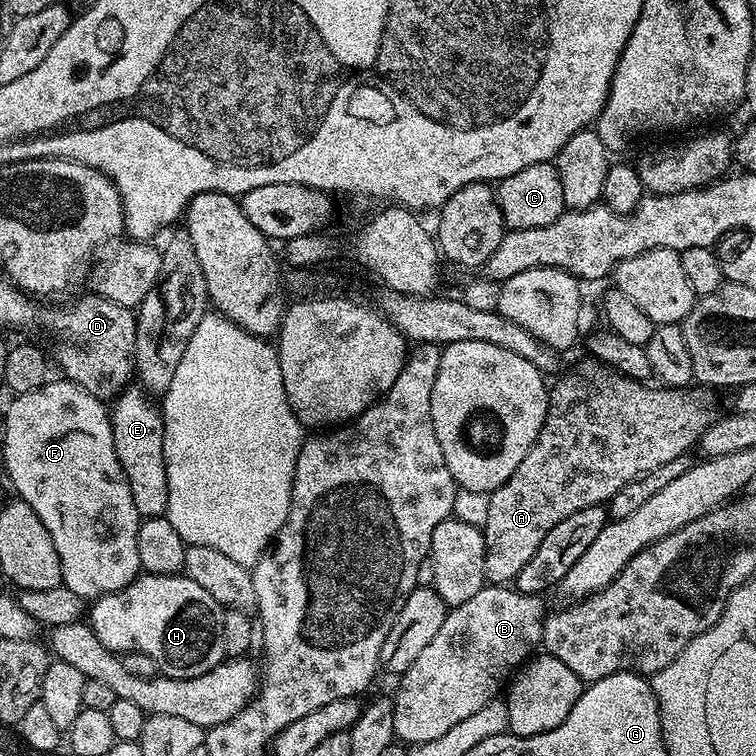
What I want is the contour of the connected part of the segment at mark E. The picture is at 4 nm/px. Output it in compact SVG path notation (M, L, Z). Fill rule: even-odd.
M129 386L115 397L110 404L112 417L112 433L114 434L114 450L118 454L118 462L122 462L122 470L126 474L126 482L130 482L130 494L134 498L134 506L142 518L162 516L168 510L168 475L164 461L164 413L157 401L140 386Z

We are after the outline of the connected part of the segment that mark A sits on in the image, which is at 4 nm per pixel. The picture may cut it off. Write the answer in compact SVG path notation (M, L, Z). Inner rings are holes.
M584 358L584 361L573 372L566 373L556 385L554 383L551 385L546 422L538 434L534 446L530 446L526 458L522 458L522 462L518 462L518 470L514 470L514 474L510 474L510 478L506 478L506 482L502 482L502 486L498 486L488 497L490 511L482 531L484 534L484 578L489 585L504 586L515 581L516 575L526 566L526 562L530 562L530 558L534 558L534 550L538 550L538 546L542 546L542 538L546 538L546 534L550 534L550 530L554 530L554 526L558 526L558 522L562 522L562 518L570 518L570 514L578 514L578 510L586 510L586 506L607 505L608 500L614 498L614 494L618 494L618 490L622 486L626 486L626 482L636 480L650 470L658 470L658 466L666 466L666 462L674 462L674 458L689 455L693 451L691 448L695 449L699 445L701 434L706 431L714 419L712 404L708 401L707 396L709 393L696 386L647 388L648 386L647 383L632 380L591 358Z

